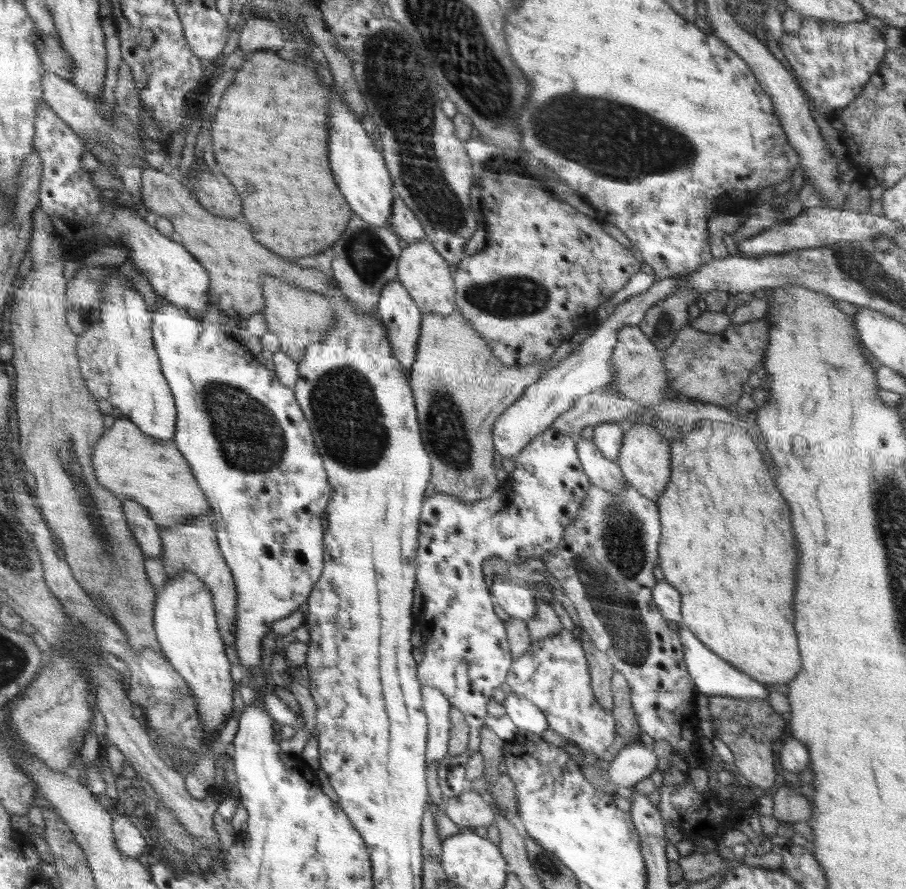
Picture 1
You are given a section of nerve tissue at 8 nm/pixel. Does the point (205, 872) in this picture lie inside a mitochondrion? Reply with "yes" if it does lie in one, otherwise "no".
no

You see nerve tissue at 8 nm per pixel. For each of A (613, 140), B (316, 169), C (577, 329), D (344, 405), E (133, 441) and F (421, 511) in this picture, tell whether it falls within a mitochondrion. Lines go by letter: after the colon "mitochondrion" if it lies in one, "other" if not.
A: mitochondrion
B: other
C: other
D: mitochondrion
E: other
F: other

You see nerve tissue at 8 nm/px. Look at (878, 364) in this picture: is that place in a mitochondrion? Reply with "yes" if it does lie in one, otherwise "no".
no

